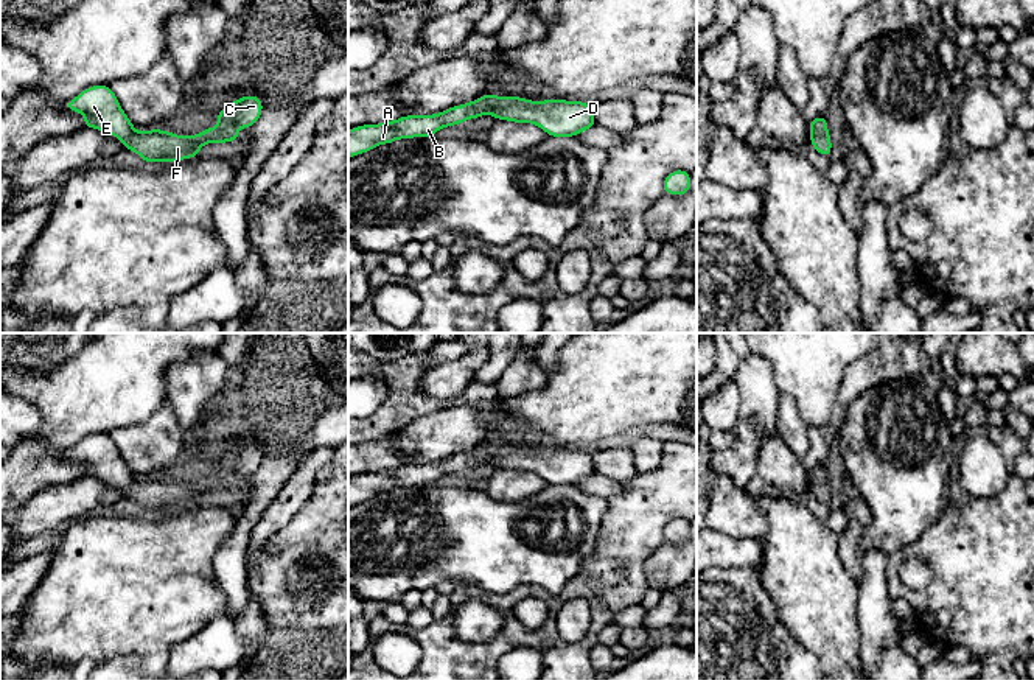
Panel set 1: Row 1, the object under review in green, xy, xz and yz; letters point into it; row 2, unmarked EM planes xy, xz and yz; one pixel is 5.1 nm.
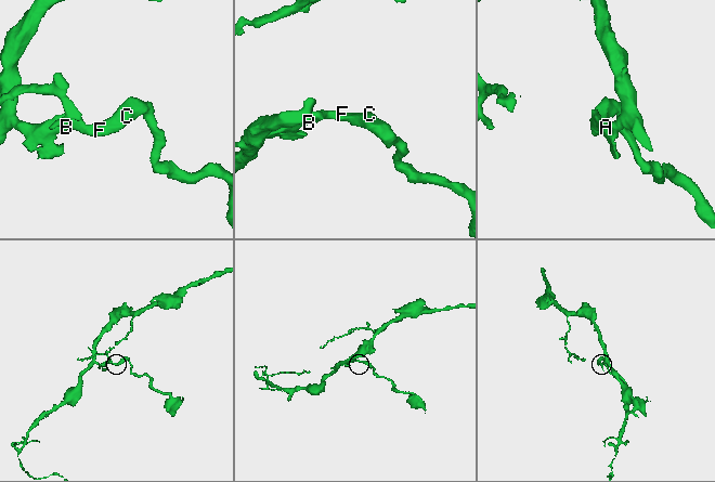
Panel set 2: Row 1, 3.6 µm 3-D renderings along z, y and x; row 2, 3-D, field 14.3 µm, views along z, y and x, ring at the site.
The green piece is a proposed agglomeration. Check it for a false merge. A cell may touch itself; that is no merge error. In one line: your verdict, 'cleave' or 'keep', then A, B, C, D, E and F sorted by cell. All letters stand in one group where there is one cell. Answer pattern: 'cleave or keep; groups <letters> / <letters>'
keep; groups A B C D E F

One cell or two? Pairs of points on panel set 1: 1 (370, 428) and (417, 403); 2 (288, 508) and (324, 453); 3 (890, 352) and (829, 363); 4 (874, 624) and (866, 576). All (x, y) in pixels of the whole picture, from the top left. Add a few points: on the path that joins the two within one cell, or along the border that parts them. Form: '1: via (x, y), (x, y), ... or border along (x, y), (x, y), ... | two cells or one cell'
1: via (381, 422), (406, 403) | one cell
2: via (294, 494), (310, 467) | one cell
3: border along (874, 349), (857, 358), (845, 371), (840, 386) | two cells
4: via (874, 612), (871, 588) | one cell

